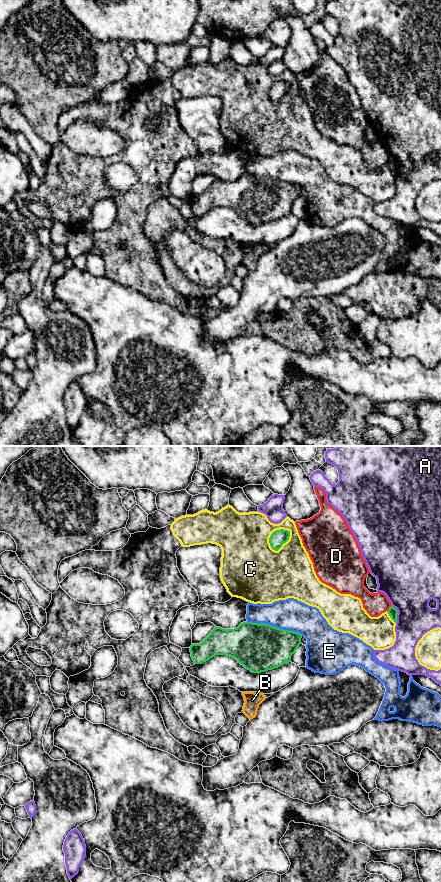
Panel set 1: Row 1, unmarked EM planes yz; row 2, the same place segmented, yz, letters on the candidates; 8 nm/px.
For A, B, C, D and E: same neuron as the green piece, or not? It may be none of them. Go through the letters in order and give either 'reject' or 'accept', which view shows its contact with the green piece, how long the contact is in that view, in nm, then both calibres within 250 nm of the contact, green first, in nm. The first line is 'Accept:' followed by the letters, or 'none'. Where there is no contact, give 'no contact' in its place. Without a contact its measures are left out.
Accept: none
A: reject | yz | 170 nm | 70/400 nm
B: reject | yz | 60 nm | 20/130 nm
C: reject | yz | 220 nm | 120/400 nm
D: reject | yz | 70 nm | 70/180 nm
E: reject | yz | 460 nm | 380/260 nm

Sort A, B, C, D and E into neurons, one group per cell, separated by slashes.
A / B / C / D / E

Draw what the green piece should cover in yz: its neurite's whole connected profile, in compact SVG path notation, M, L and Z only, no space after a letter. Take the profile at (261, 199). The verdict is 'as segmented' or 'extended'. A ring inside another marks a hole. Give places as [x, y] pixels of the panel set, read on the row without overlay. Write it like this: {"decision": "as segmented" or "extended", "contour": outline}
{"decision": "as segmented", "contour": "M243 174L237 180L215 179L199 196L190 198L195 216L216 207L235 210L252 225L261 225L291 214L302 186L265 175Z"}

